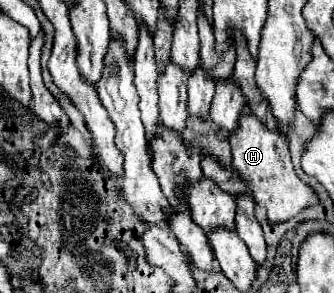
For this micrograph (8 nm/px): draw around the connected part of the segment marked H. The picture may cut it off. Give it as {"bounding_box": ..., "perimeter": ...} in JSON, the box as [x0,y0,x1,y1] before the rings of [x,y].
{"bounding_box":[229,110,317,222],"perimeter":[[[251,110],[239,116],[239,126],[229,136],[233,152],[233,168],[241,178],[249,178],[253,184],[253,198],[267,210],[269,222],[285,222],[295,218],[309,204],[317,202],[317,194],[309,184],[305,184],[289,158],[289,140],[279,128],[267,128]]]}

